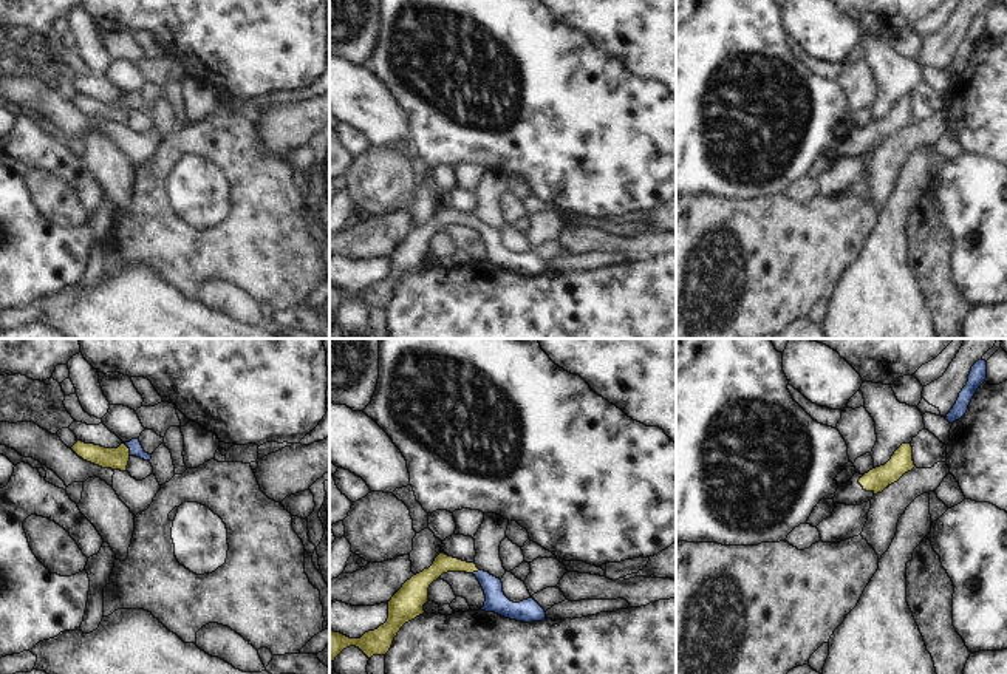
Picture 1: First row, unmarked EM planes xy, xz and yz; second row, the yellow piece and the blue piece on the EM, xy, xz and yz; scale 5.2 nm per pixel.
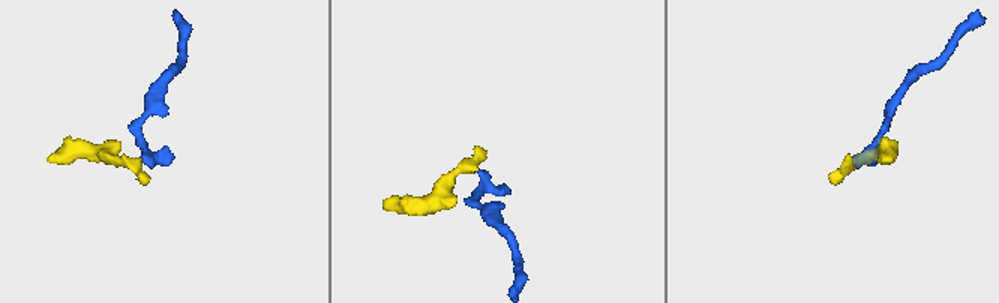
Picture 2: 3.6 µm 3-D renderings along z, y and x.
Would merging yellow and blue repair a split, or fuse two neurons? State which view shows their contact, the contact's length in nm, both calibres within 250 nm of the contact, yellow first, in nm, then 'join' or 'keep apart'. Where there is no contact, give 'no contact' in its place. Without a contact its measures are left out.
meets yellow in xy; contact 70 nm long; 110 nm thick on the yellow side, 70 nm on the other; join

